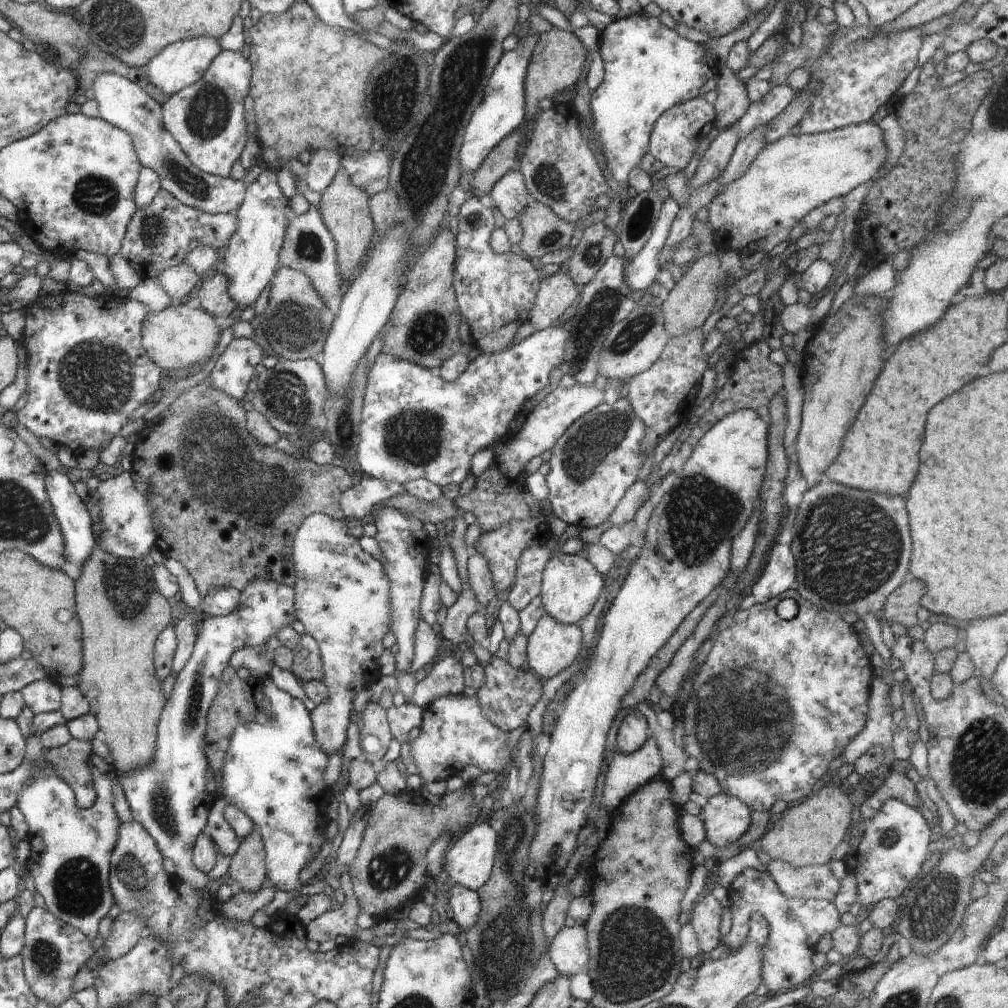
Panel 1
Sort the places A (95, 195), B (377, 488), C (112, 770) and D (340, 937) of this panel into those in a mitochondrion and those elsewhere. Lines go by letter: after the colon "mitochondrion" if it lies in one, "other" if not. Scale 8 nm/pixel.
A: mitochondrion
B: other
C: other
D: other

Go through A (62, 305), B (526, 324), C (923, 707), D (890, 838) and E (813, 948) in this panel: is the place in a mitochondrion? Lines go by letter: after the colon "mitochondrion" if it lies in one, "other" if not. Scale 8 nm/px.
A: other
B: other
C: other
D: mitochondrion
E: other

